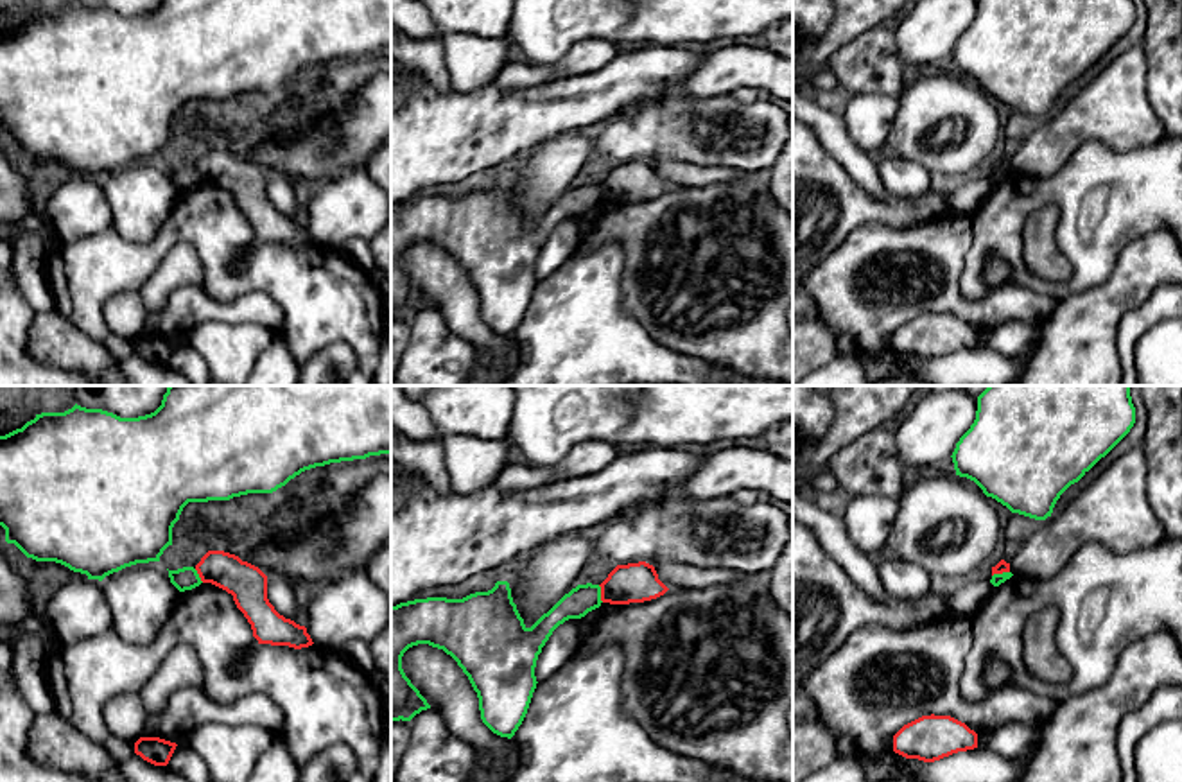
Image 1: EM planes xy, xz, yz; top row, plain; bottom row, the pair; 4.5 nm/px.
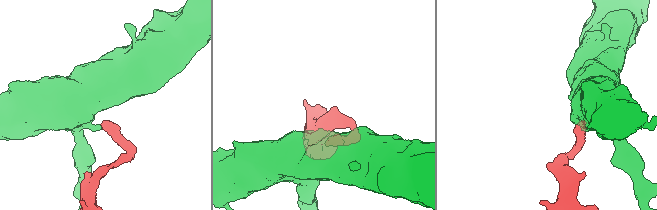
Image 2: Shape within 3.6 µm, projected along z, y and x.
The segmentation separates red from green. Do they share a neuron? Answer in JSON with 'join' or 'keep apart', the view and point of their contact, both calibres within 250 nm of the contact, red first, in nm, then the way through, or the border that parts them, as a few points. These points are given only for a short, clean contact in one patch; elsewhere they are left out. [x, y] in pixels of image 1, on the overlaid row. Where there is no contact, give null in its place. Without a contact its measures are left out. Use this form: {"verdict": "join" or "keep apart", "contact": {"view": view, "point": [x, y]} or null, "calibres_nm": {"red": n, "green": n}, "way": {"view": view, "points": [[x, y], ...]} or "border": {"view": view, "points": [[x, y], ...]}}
{"verdict": "keep apart", "contact": {"view": "xz", "point": [601, 594]}, "calibres_nm": {"red": 180, "green": 130}, "border": {"view": "xz", "points": [[598, 585], [603, 601]]}}

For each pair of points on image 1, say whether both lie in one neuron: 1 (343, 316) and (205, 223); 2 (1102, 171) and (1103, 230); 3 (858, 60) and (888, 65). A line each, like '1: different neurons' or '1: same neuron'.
1: same neuron
2: same neuron
3: same neuron

